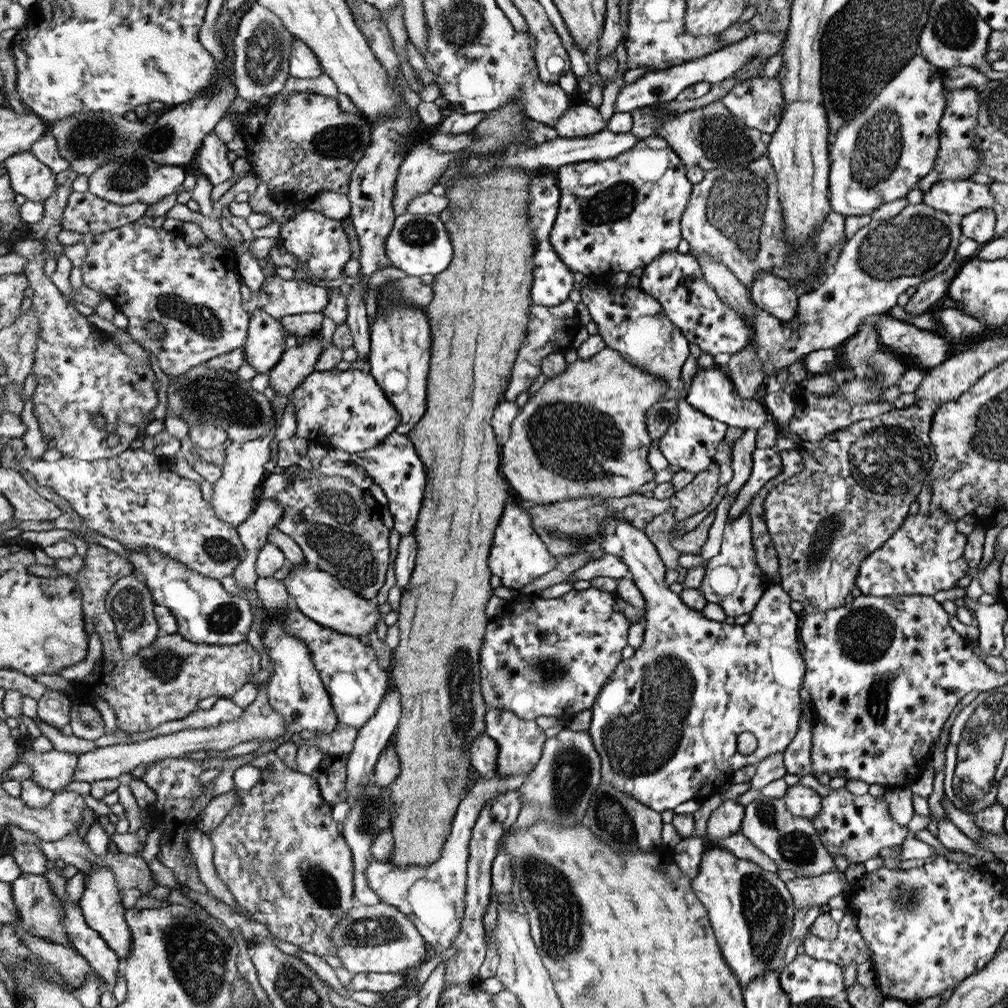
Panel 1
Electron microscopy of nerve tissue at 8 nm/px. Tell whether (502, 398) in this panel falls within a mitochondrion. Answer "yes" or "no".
no

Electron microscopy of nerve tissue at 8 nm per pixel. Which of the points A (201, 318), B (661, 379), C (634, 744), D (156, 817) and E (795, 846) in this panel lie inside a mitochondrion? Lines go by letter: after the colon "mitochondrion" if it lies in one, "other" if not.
A: mitochondrion
B: other
C: mitochondrion
D: other
E: mitochondrion

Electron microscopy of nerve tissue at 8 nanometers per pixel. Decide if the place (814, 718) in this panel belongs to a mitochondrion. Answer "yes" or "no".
no

